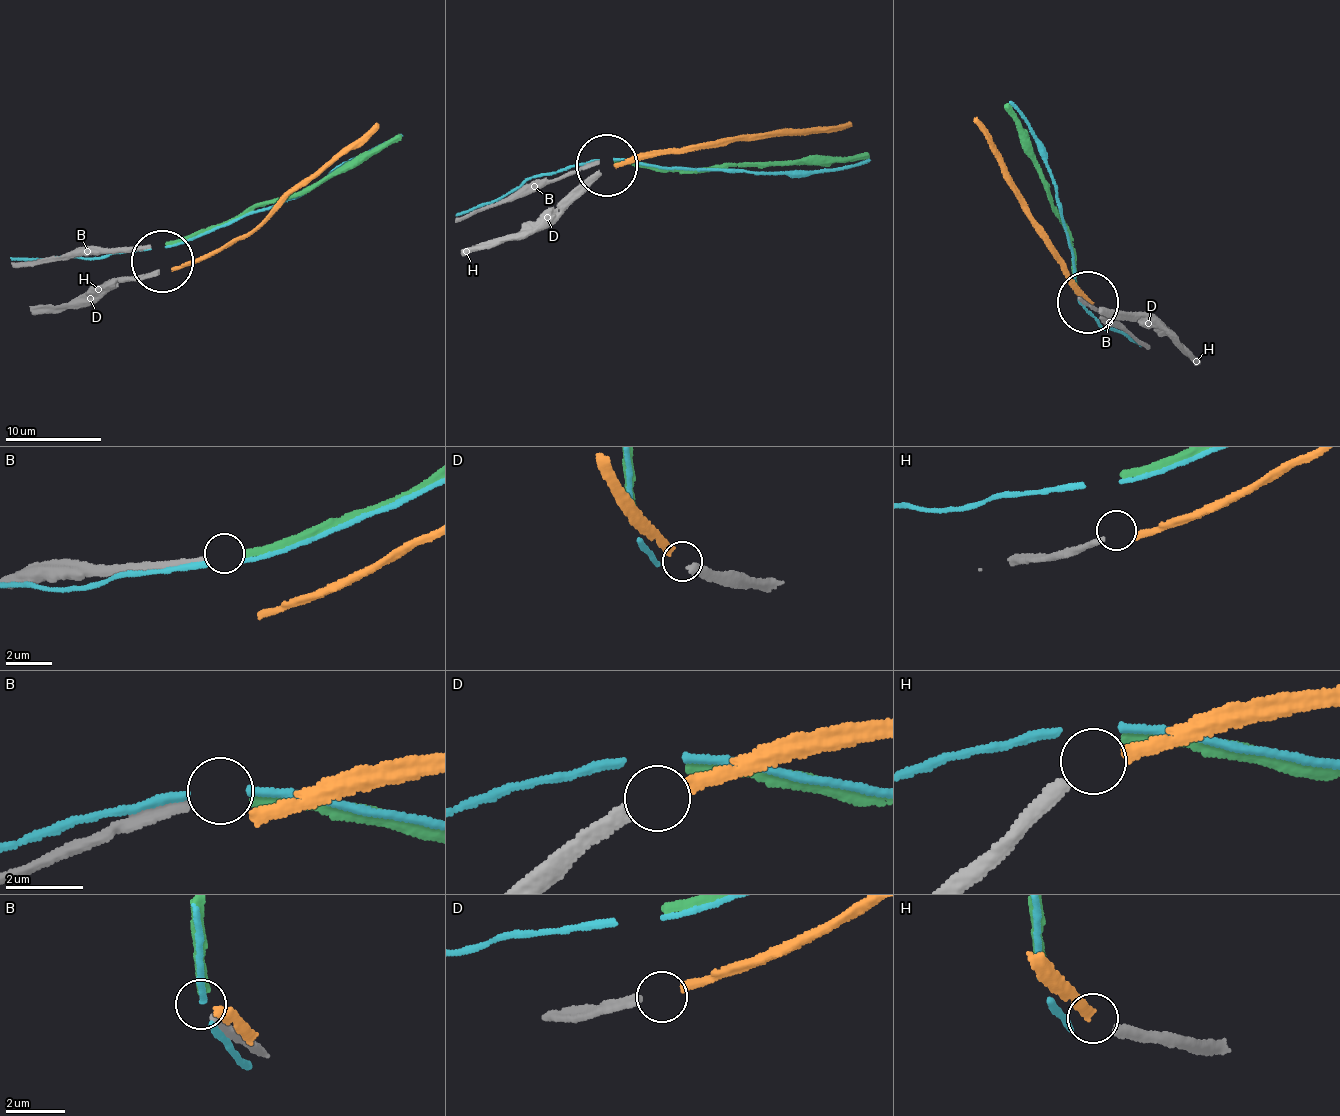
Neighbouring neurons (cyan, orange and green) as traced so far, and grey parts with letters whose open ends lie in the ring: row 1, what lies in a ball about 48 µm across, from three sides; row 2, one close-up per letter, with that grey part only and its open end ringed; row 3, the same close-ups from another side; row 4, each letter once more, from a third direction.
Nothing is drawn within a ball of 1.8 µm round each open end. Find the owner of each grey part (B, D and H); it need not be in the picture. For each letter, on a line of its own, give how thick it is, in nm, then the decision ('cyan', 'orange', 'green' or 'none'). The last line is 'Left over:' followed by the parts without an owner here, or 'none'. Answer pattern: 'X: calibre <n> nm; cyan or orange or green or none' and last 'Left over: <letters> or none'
B: calibre 320 nm; green
D: calibre 360 nm; orange
H: calibre 280 nm; none
Left over: H

